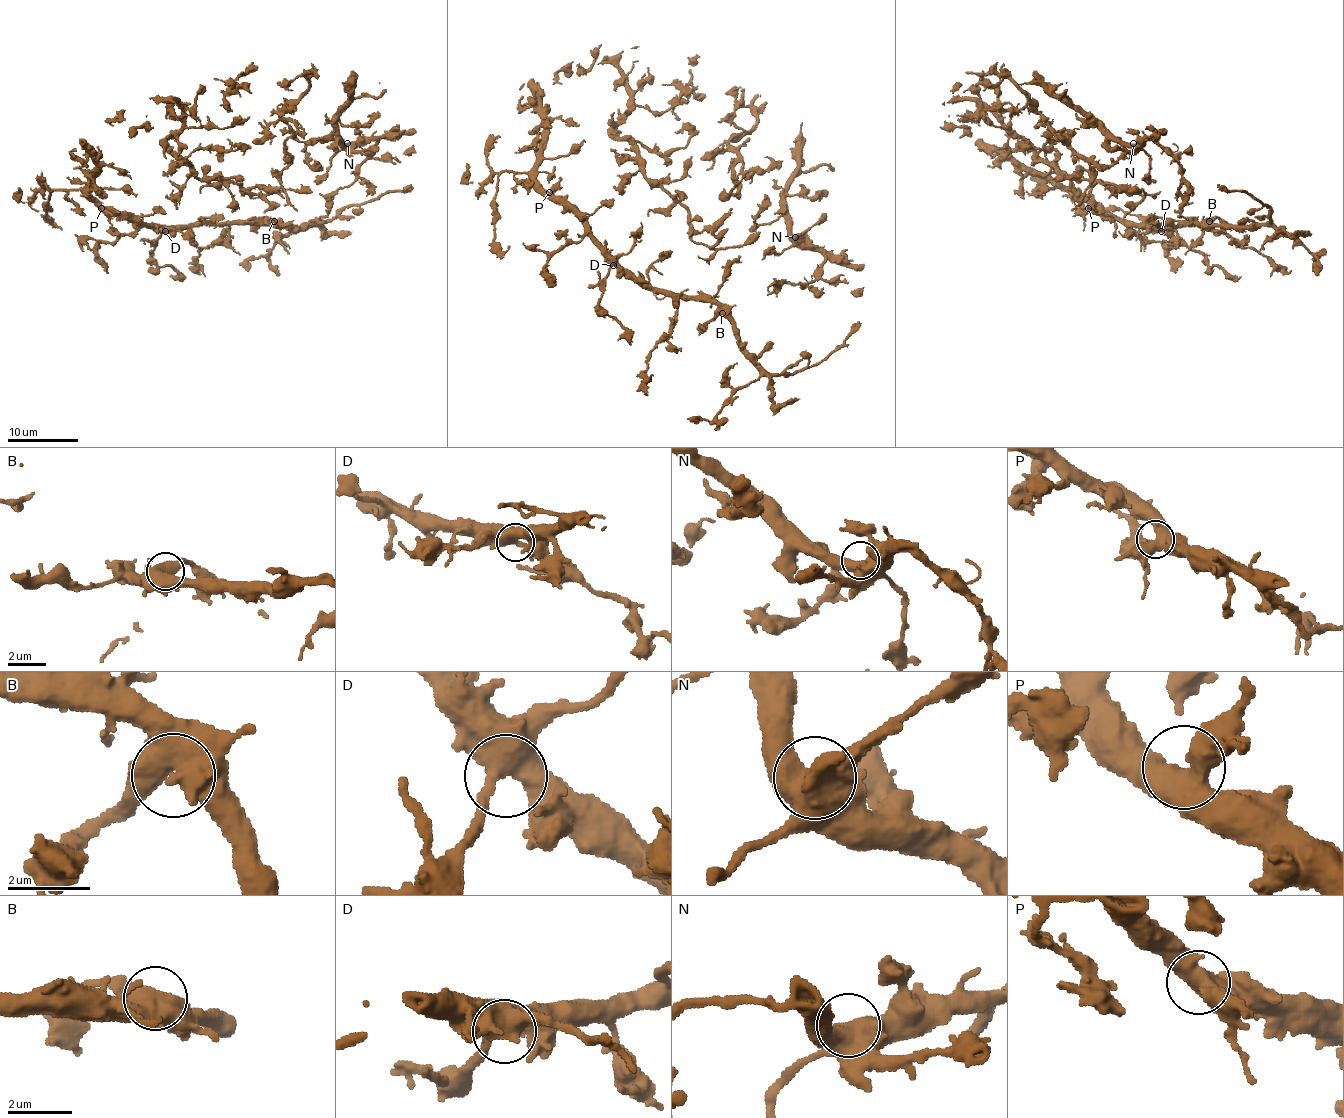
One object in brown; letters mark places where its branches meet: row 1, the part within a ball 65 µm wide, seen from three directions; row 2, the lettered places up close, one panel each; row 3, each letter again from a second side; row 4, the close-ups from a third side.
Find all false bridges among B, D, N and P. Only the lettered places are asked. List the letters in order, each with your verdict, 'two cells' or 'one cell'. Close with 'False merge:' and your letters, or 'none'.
B: one cell
D: one cell
N: one cell
P: one cell
False merge: none

